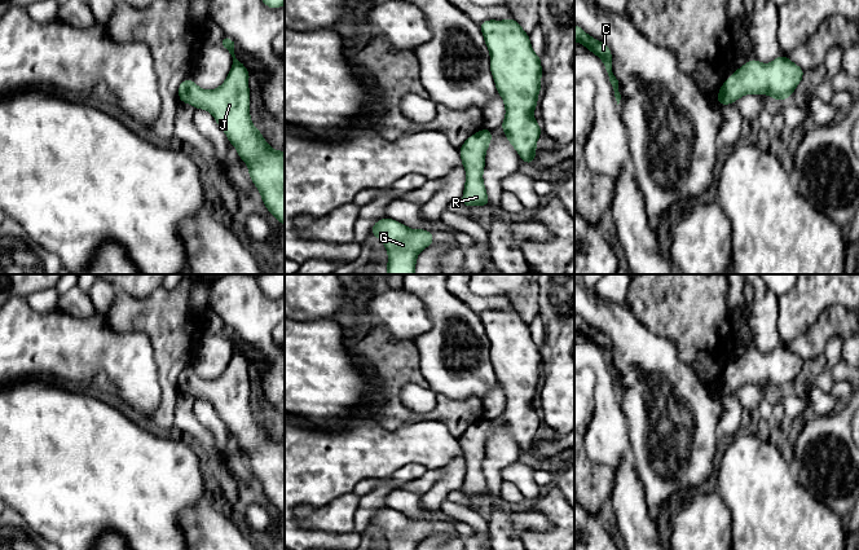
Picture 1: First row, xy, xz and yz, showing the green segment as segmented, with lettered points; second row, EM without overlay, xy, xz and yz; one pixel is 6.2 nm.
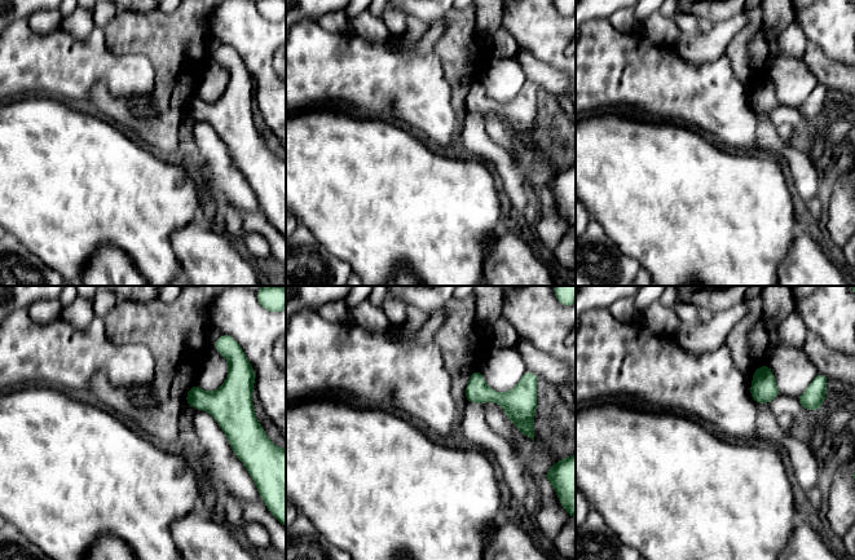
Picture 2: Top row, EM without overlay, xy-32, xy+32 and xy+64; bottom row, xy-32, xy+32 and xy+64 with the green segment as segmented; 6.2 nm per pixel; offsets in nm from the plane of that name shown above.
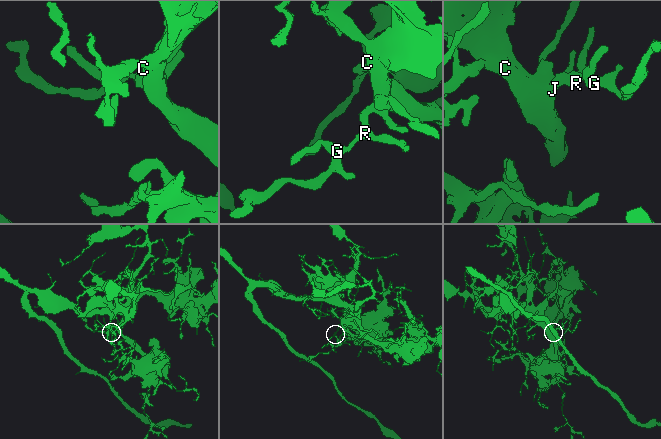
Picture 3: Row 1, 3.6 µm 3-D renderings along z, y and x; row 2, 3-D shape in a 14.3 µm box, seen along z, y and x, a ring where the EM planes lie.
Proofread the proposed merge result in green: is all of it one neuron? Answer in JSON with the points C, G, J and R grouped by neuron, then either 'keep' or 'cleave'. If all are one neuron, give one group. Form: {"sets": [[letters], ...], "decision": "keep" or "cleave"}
{"sets": [["C", "G", "J", "R"]], "decision": "keep"}

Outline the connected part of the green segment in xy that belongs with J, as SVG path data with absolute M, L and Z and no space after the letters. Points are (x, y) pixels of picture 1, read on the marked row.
M225 35L219 45L226 48L233 57L233 66L226 80L215 91L204 91L191 79L185 79L179 85L180 102L190 104L195 109L207 110L213 115L229 142L237 148L238 157L248 166L250 177L260 192L268 211L285 225L285 151L273 150L261 136L260 129L252 126L248 91L251 72L235 58L234 41Z

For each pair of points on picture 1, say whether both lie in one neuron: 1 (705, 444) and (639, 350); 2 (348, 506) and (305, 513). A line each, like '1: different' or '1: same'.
1: same
2: same

